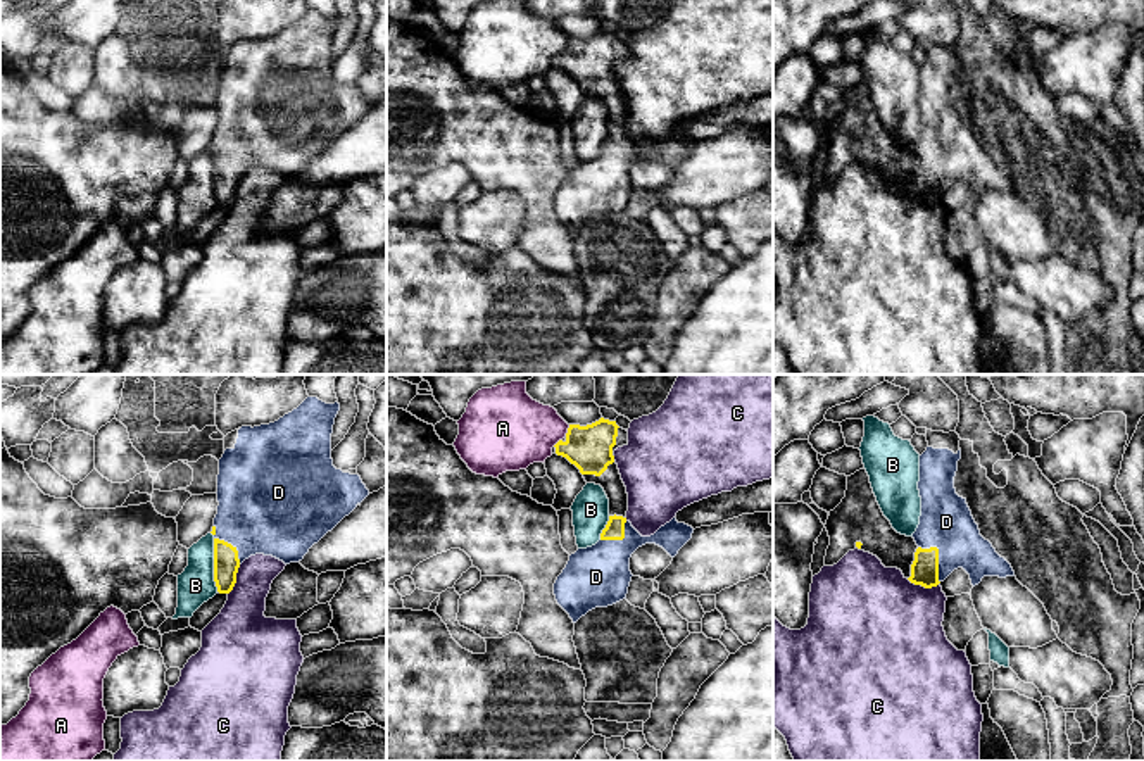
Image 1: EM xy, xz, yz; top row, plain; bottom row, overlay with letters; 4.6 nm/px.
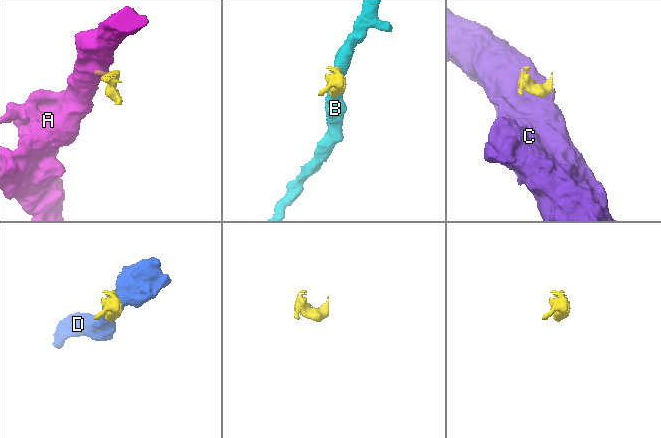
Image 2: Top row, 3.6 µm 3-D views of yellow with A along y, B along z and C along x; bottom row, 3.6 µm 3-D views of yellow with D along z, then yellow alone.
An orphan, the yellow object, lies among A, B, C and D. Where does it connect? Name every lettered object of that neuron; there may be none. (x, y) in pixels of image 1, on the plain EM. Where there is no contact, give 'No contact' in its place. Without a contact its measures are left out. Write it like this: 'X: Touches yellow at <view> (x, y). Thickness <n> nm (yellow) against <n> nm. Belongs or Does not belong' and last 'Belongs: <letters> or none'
A: Touches yellow at xz (568, 44). Thickness 220 nm (yellow) against 340 nm. Does not belong
B: Touches yellow at xy (214, 178). Thickness 120 nm (yellow) against 180 nm. Does not belong
C: Touches yellow at yz (924, 199). Thickness 130 nm (yellow) against 460 nm. Does not belong
D: Touches yellow at yz (937, 169). Thickness 130 nm (yellow) against 240 nm. Belongs
Belongs: D

